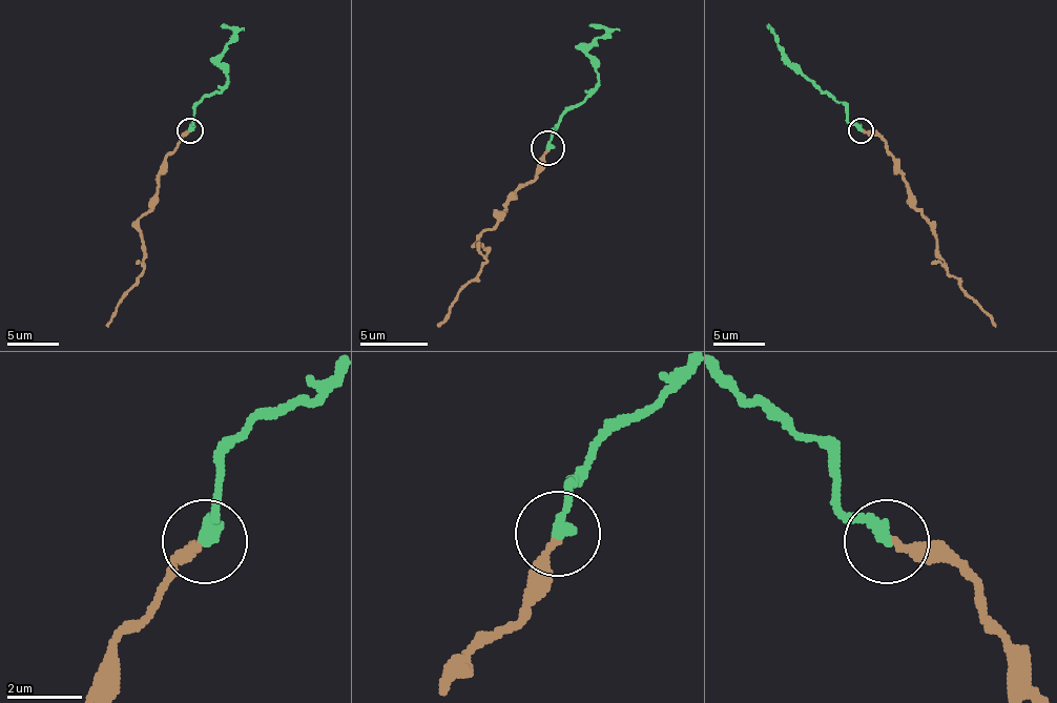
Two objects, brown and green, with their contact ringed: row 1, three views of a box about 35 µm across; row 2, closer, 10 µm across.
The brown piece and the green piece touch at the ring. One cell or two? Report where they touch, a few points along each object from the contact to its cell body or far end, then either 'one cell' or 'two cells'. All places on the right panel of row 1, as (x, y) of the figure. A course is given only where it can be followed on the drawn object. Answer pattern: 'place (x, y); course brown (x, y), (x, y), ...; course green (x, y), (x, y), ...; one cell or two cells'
place (861, 130); course brown (862, 130), (876, 133), (894, 157), (910, 200), (928, 221), (935, 251), (949, 272), (995, 326); course green (862, 130), (848, 121), (846, 107), (789, 59), (769, 25); one cell

